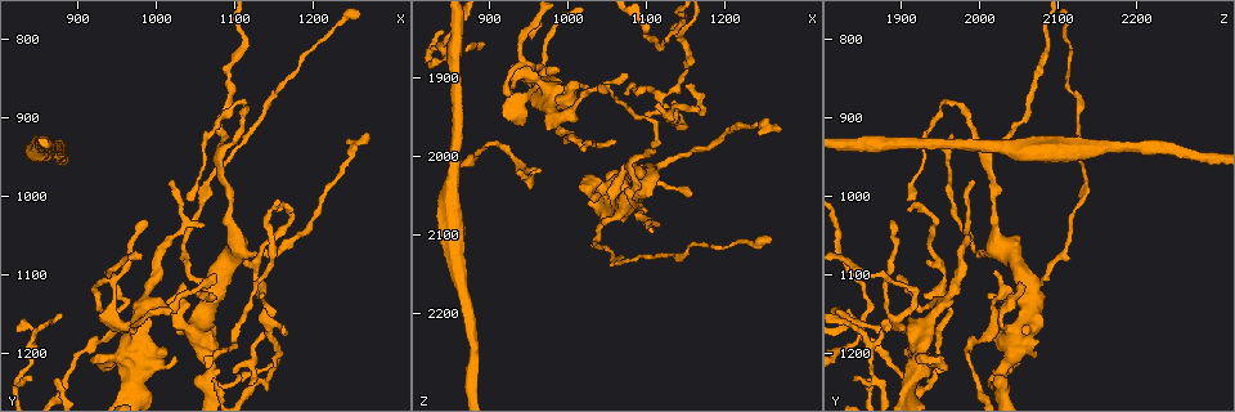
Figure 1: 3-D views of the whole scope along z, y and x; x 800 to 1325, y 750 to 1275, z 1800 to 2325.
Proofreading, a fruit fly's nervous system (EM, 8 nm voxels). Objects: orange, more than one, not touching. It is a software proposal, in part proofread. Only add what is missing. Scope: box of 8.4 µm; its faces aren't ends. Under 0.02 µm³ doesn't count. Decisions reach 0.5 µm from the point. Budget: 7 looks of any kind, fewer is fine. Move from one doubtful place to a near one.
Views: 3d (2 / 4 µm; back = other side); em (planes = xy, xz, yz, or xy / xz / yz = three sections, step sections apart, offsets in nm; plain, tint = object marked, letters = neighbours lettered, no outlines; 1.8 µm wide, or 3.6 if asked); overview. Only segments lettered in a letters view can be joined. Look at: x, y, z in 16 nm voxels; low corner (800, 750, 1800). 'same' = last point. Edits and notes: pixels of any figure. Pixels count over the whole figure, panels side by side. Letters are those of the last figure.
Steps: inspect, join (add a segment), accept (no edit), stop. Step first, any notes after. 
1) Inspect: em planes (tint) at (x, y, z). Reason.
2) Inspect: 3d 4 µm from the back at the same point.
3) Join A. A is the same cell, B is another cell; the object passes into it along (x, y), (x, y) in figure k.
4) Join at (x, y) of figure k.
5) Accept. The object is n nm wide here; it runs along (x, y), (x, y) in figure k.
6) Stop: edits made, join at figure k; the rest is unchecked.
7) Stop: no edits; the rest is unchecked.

Inspect: 3d 2 µm at (1040, 1005, 1910).

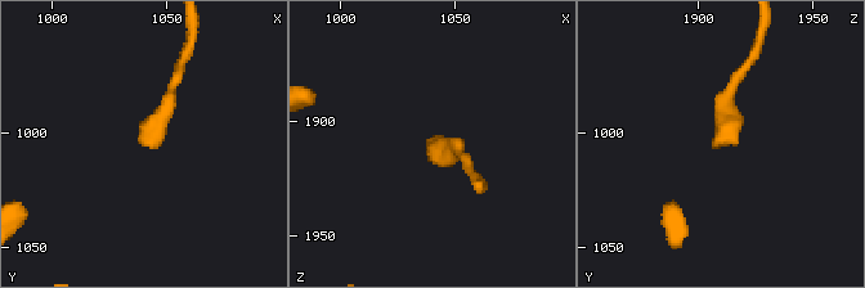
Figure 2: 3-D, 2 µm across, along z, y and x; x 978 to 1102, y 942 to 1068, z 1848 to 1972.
Inspect: em planes (letters) at (1041, 1007, 1907). Now the EM.

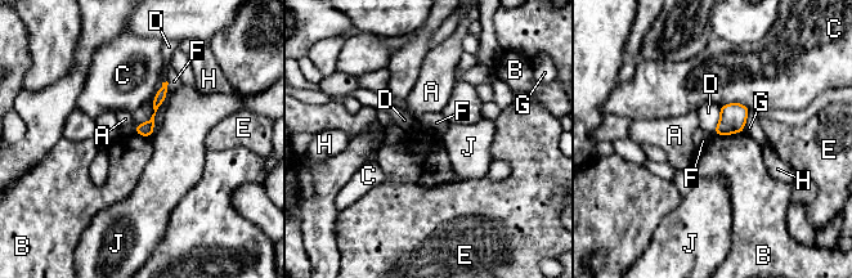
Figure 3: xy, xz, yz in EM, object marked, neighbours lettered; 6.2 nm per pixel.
Accept. A, B, C, D, E, F, G, H and J are other cells; it runs along (164, 89), (151, 121), (138, 130) in figure 3; no lettered segment goes on from it.

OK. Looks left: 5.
Inspect: em planes (letters) at (1030, 1110, 2050). Branch stops here.

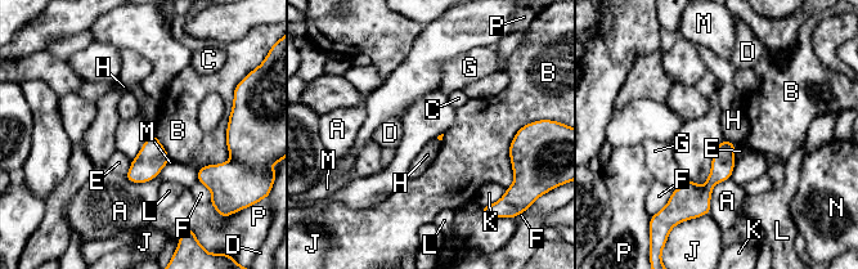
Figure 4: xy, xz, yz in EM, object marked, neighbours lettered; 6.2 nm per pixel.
Accept. A, B, C, D, E, F, G, H, J, K, L, M, N and P are other cells; no lettered segment goes on from it.

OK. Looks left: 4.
Inspect: em xz step 16 (tint) at (955, 1160, 1895). Abrupt turn.

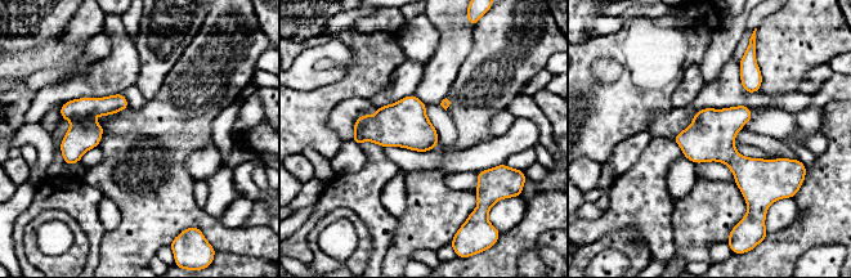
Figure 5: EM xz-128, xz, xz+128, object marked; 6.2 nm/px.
Inspect: em xz step 16 (letters) at the same point.

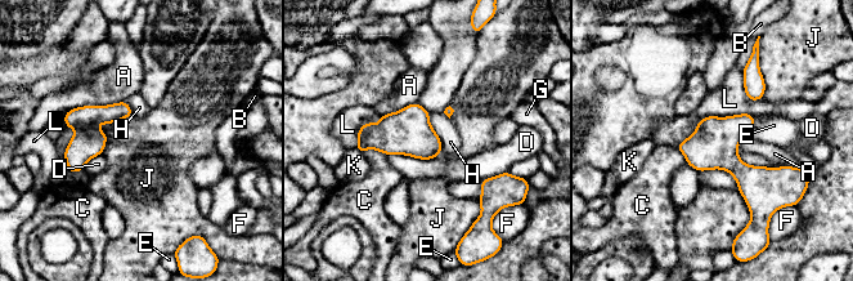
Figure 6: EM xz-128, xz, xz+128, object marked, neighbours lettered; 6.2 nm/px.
Accept. The object is 280 nm wide here; A, B, C, D, E, F, G, H, J, K and L are other cells; a border runs along (131, 114), (97, 126), (102, 154) in figure 6; none of them fits.

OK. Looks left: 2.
Stop: no edits; the rest is unchecked.

